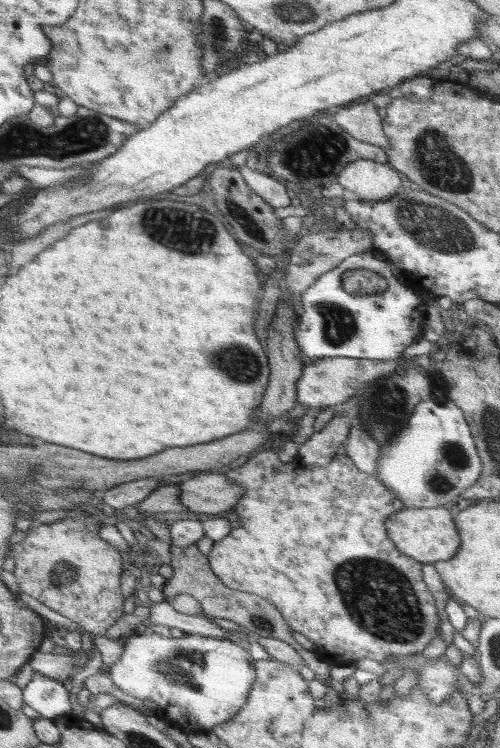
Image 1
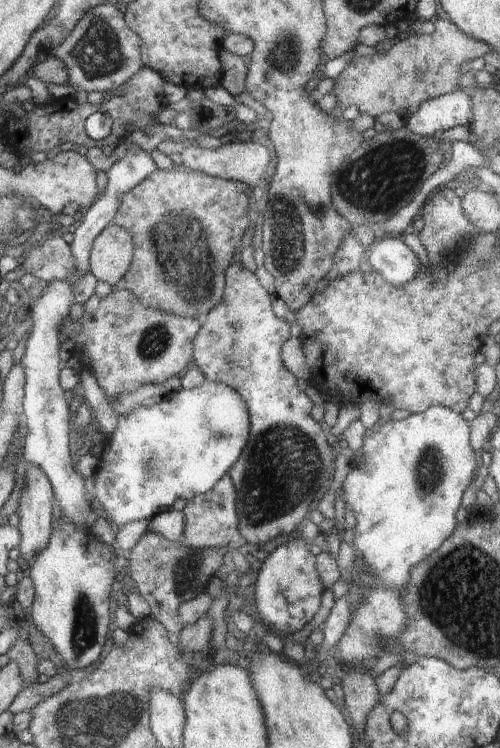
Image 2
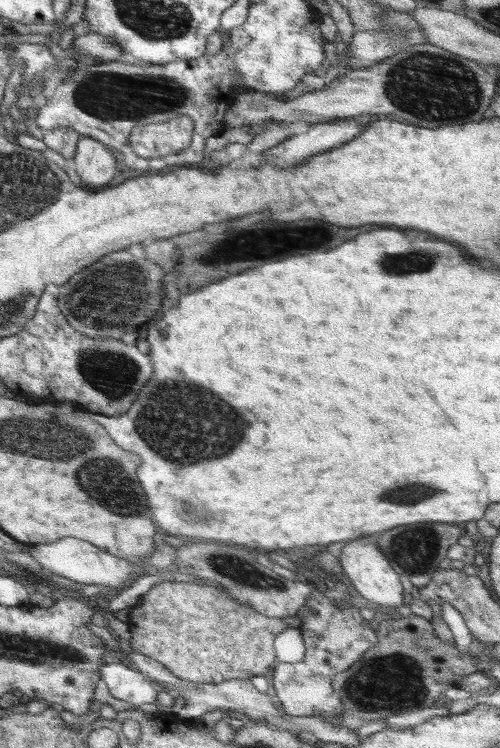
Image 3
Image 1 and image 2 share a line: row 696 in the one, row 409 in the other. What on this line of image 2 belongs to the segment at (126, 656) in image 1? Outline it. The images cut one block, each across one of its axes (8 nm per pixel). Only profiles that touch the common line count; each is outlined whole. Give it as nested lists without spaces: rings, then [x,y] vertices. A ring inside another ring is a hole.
[[[205,380],[204,384],[198,388],[182,388],[179,391],[174,391],[173,393],[166,395],[153,407],[138,407],[134,412],[121,416],[121,419],[118,421],[118,424],[112,433],[112,439],[106,441],[104,452],[97,464],[97,469],[95,470],[90,483],[88,483],[90,487],[90,496],[98,498],[104,507],[104,512],[106,512],[108,520],[110,520],[116,530],[120,530],[125,524],[135,520],[150,520],[159,512],[172,508],[172,505],[178,498],[188,500],[193,496],[207,493],[208,490],[229,472],[232,465],[238,460],[238,457],[242,454],[244,445],[247,443],[249,432],[250,421],[247,404],[233,388],[222,383],[211,383],[210,381]]]

